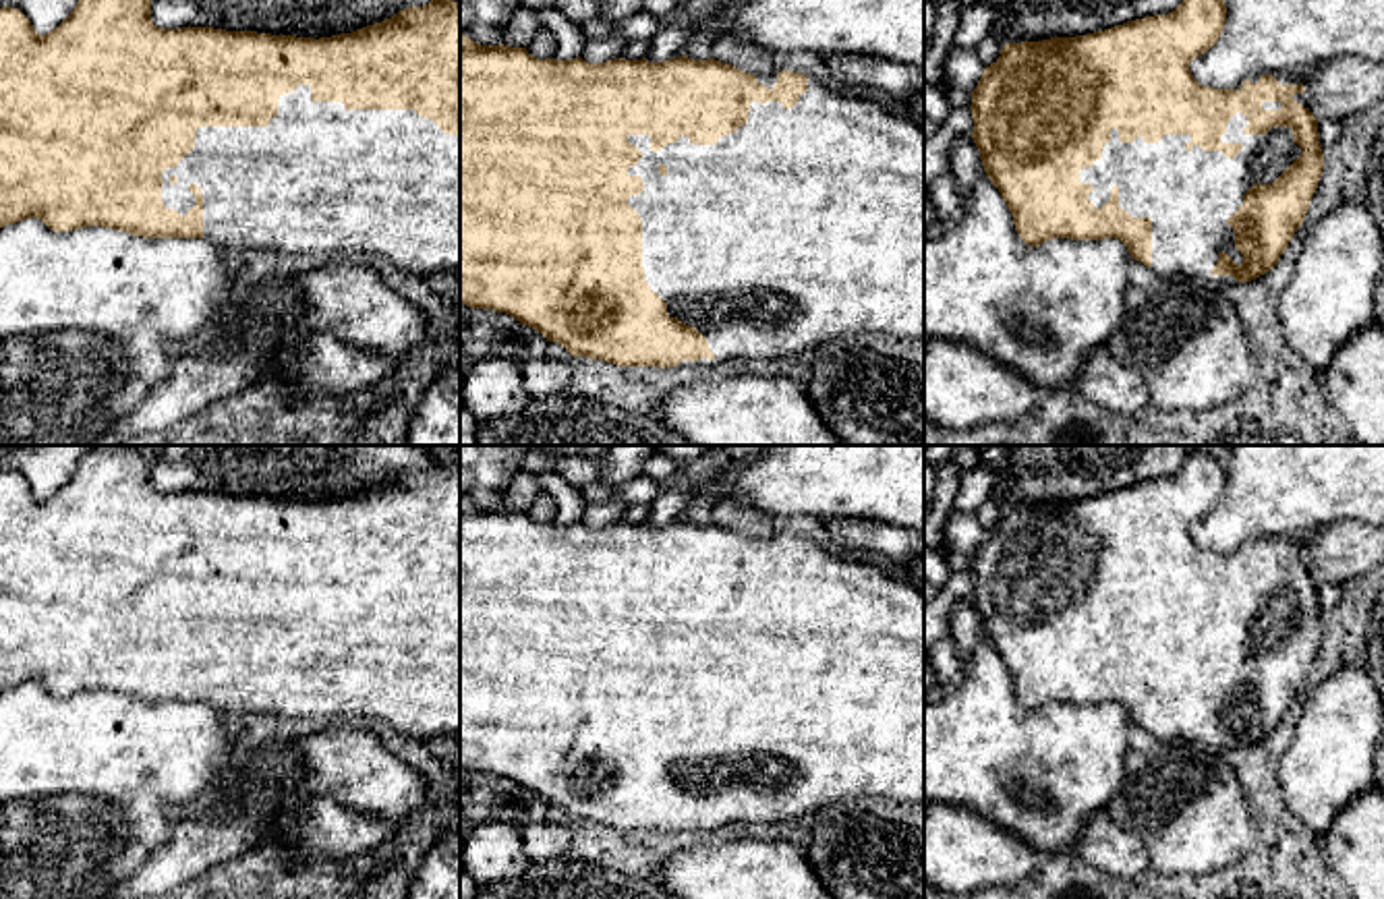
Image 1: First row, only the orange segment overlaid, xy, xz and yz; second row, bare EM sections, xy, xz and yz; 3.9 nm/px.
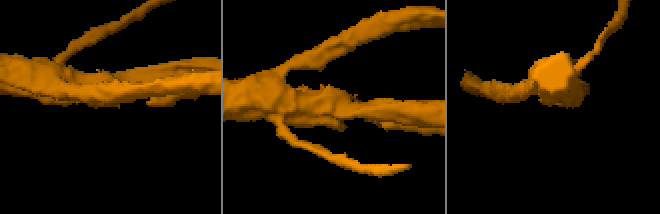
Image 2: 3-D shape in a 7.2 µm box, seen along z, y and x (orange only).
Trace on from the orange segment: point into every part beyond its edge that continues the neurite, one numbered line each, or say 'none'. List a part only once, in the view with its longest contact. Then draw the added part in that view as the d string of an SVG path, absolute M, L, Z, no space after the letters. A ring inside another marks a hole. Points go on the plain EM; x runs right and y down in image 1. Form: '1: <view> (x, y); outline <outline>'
1: yz (1188, 659); outline M1237 576L1227 586L1222 607L1241 607L1243 613L1229 624L1222 615L1204 615L1191 607L1189 599L1164 599L1158 607L1137 601L1121 607L1119 594L1111 594L1111 605L1102 611L1102 621L1092 632L1079 634L1079 646L1092 648L1088 663L1100 673L1111 663L1111 652L1119 650L1119 671L1131 682L1152 684L1152 729L1156 742L1173 746L1198 746L1212 754L1235 748L1233 740L1214 740L1212 731L1224 715L1237 729L1243 719L1235 713L1235 694L1227 684L1243 669L1243 659L1253 648L1272 648L1299 619L1289 590L1272 590L1266 599L1245 599L1249 584Z

